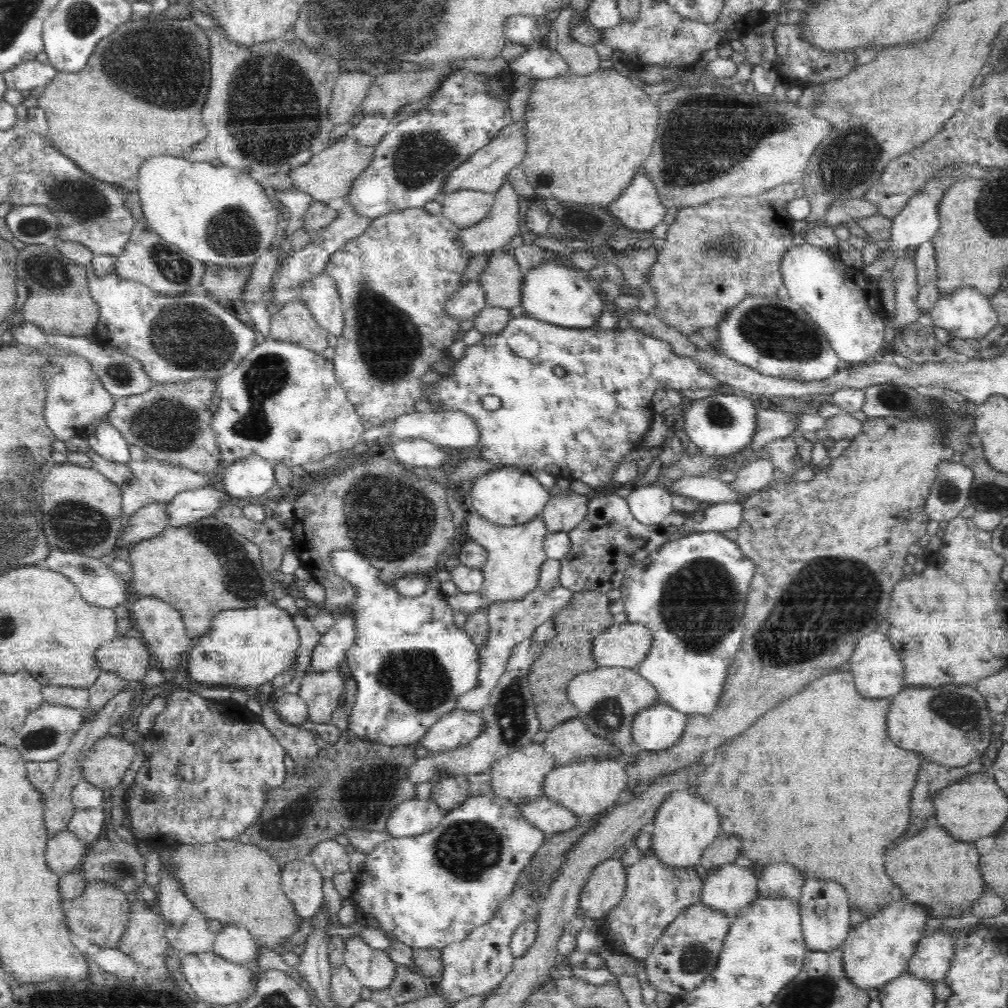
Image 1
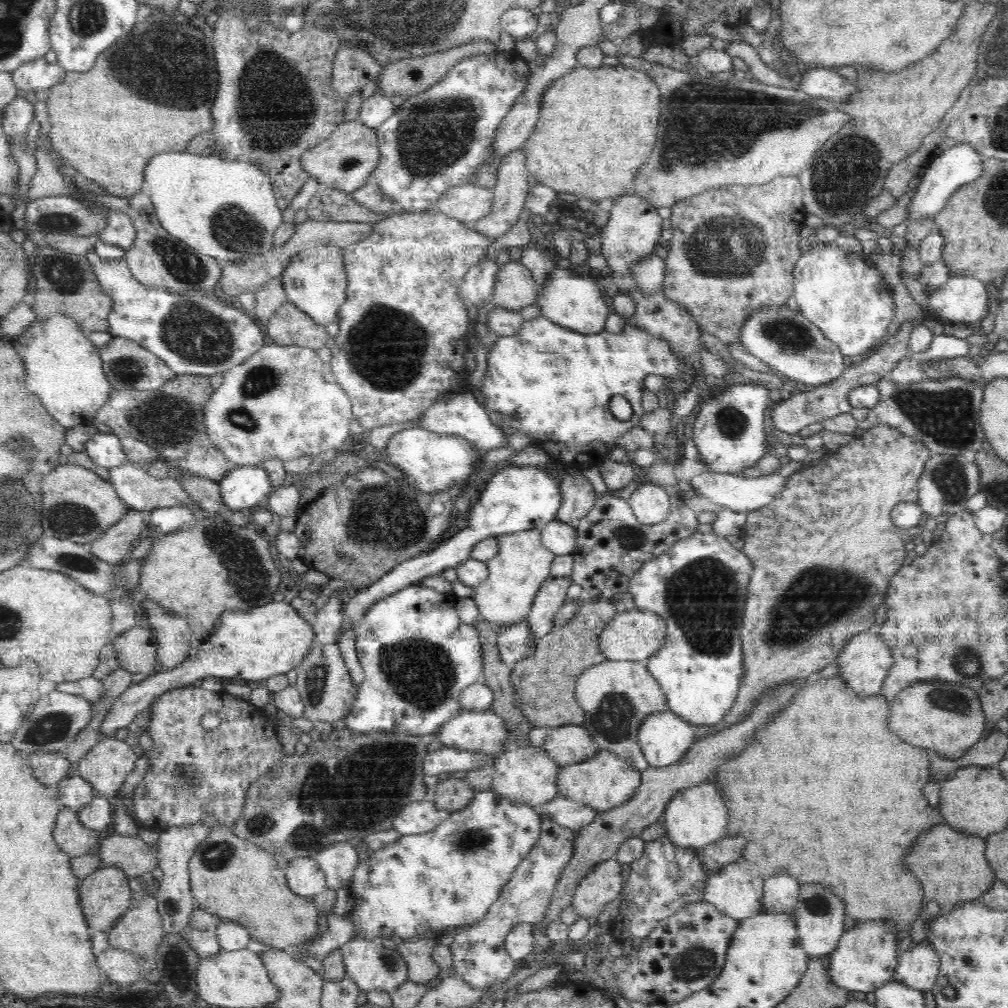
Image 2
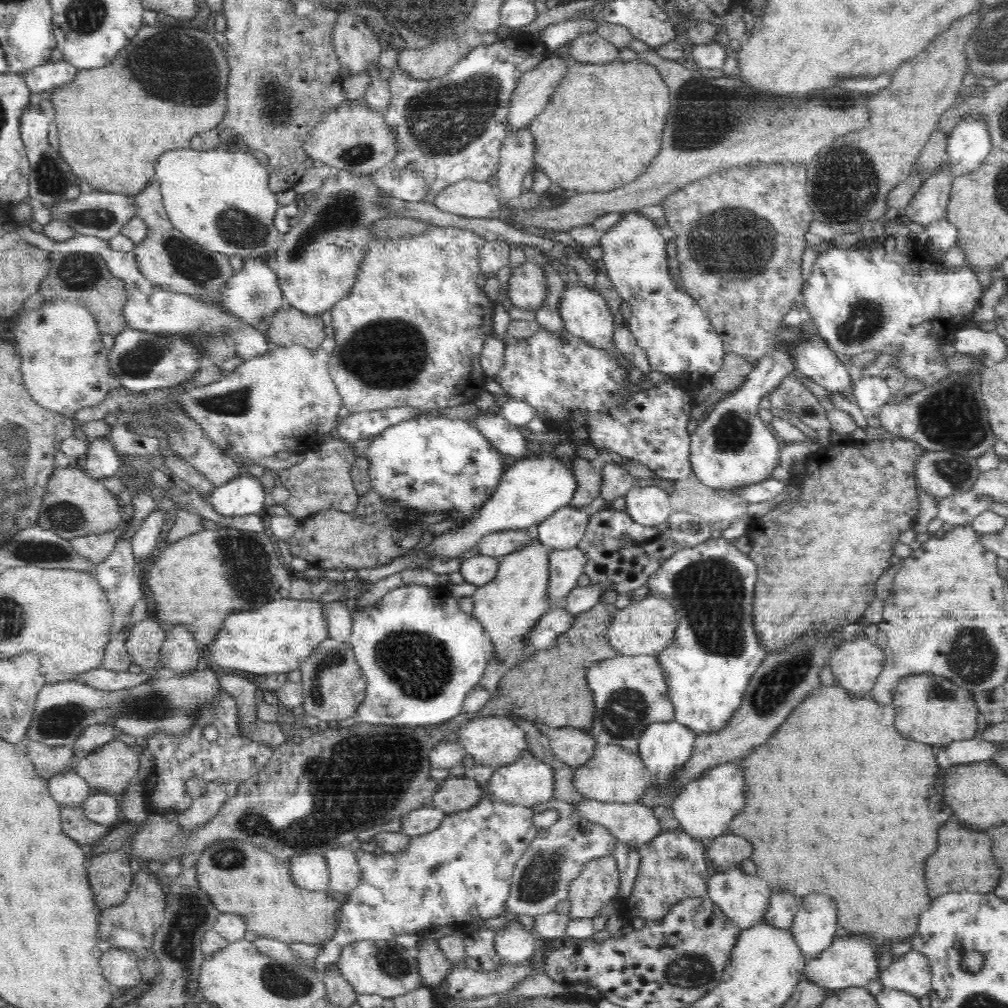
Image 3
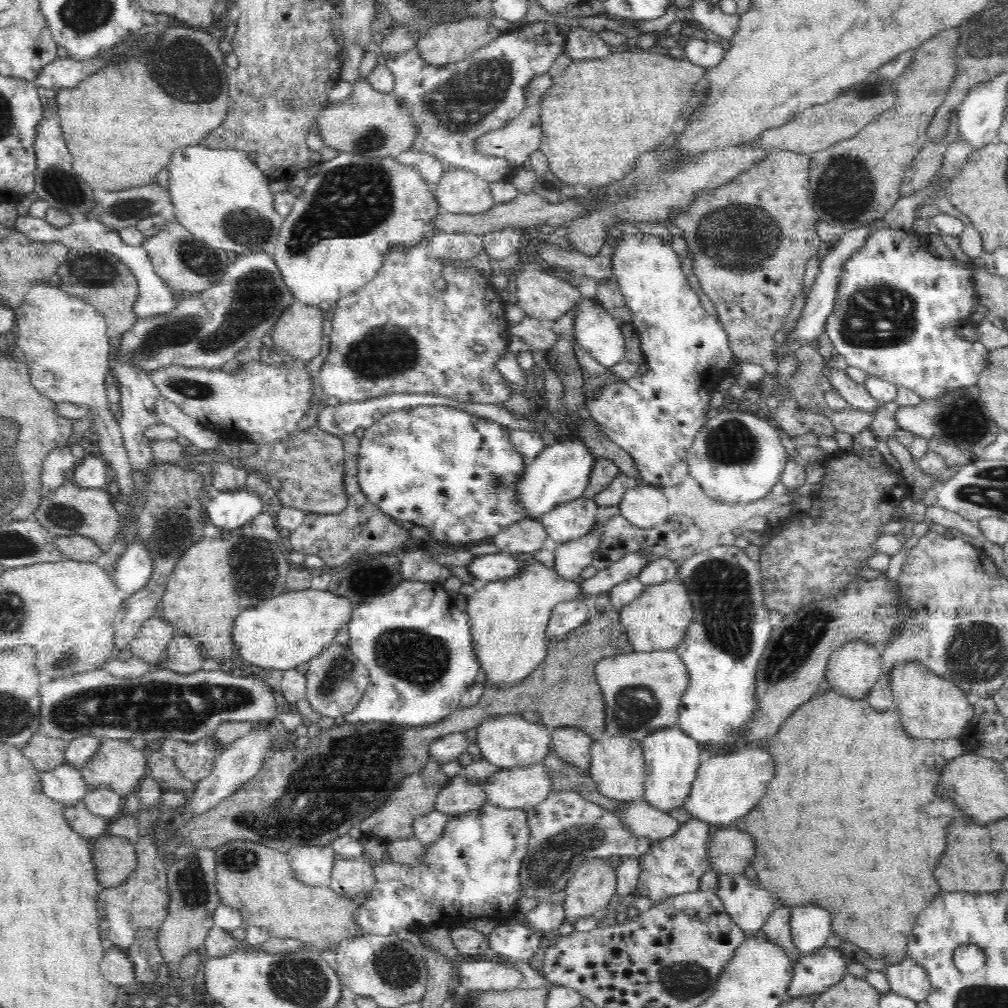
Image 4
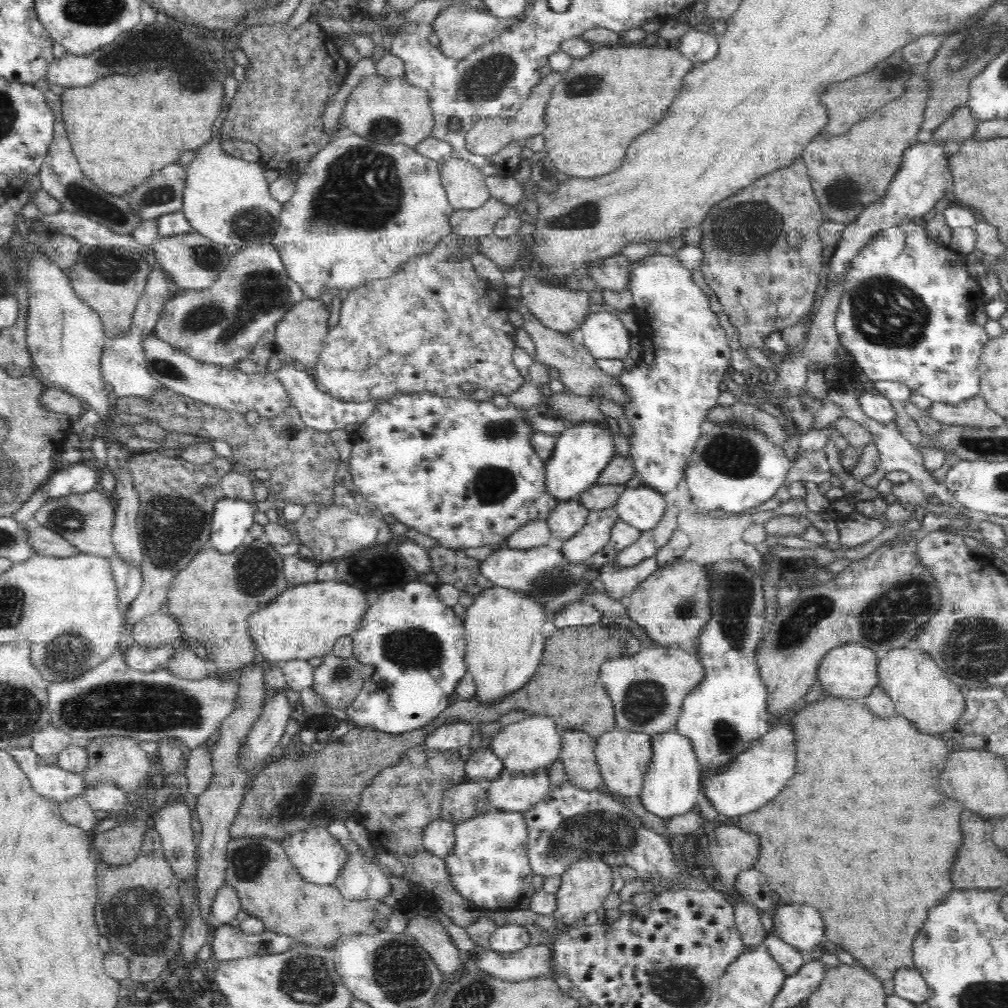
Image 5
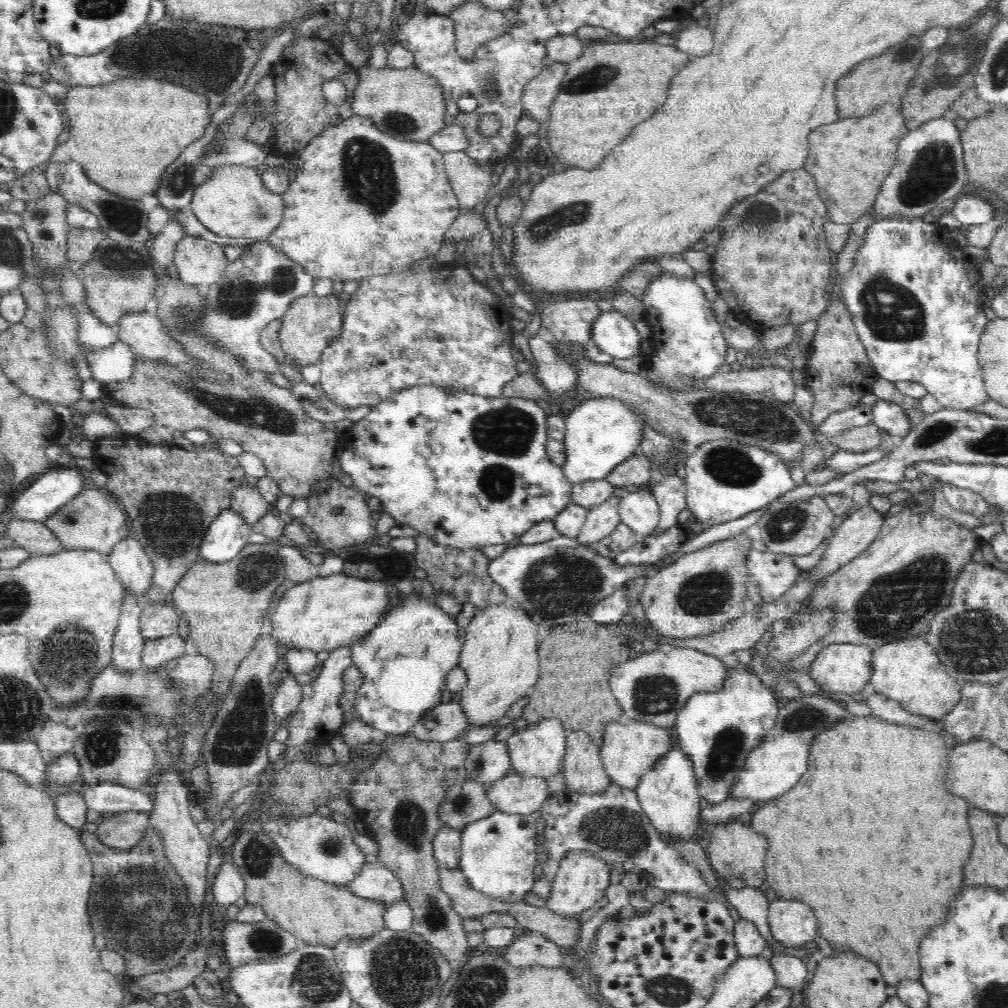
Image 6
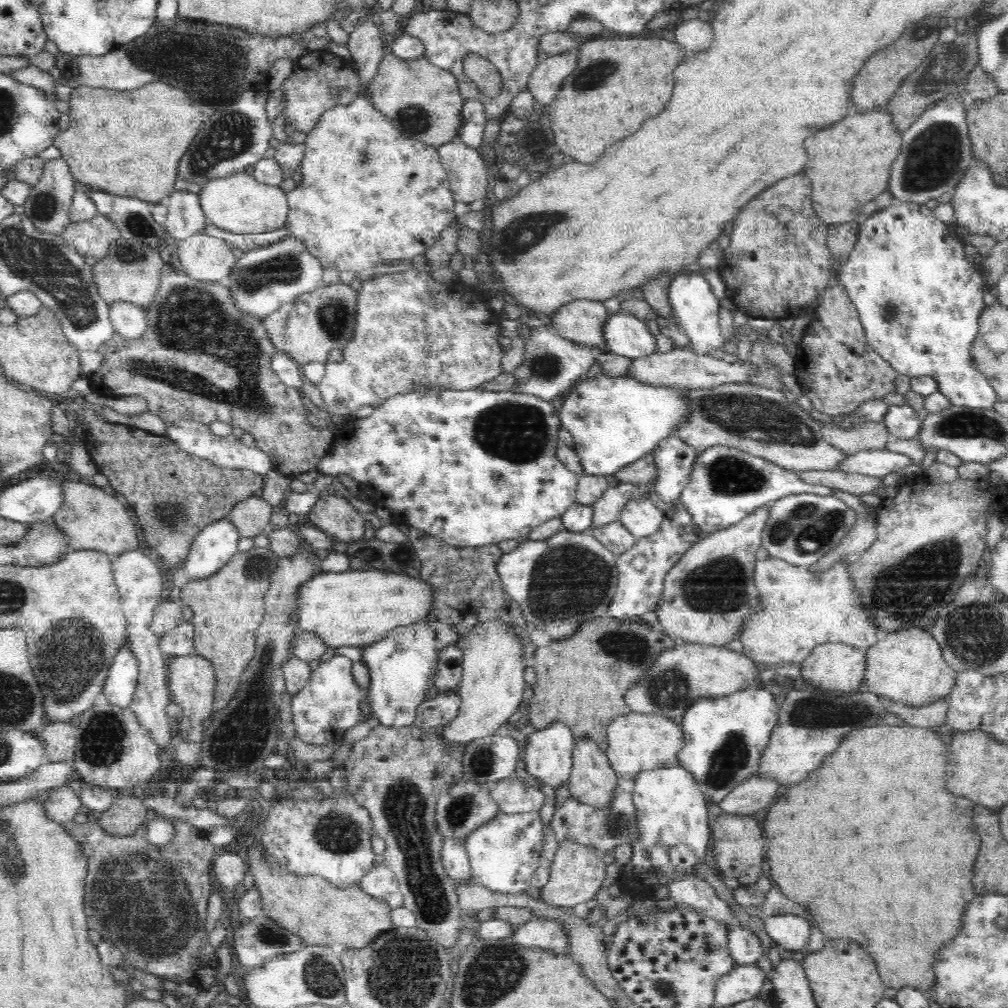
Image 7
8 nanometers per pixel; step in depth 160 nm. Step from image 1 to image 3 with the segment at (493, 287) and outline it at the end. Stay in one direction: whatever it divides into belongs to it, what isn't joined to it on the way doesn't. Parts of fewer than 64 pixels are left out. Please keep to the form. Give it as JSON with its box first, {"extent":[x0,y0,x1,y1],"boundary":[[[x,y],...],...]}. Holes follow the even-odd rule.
{"extent":[506,261,547,312],"boundary":[[[529,261],[512,268],[506,289],[507,305],[538,312],[546,300],[547,282],[543,269]]]}

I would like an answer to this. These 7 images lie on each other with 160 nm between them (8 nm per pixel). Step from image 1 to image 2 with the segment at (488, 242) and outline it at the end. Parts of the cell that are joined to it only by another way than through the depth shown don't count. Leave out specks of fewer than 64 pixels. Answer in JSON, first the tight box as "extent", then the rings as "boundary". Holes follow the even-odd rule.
{"extent":[470,148,530,242],"boundary":[[[522,148],[514,150],[514,152],[508,152],[502,158],[502,163],[498,170],[498,179],[496,185],[492,188],[494,196],[492,211],[470,225],[471,230],[484,235],[486,239],[493,240],[494,242],[518,222],[530,192],[530,187],[528,186],[528,176],[530,173],[526,169],[526,155],[523,153]]]}

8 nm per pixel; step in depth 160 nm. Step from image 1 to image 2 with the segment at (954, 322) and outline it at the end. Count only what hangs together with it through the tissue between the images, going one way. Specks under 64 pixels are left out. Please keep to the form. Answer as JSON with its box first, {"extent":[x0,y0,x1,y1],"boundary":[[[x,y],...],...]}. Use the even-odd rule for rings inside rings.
{"extent":[929,274,991,323],"boundary":[[[962,274],[950,277],[929,297],[930,318],[934,317],[937,323],[943,320],[976,322],[989,314],[988,302],[991,298],[986,293],[986,285],[974,276]]]}

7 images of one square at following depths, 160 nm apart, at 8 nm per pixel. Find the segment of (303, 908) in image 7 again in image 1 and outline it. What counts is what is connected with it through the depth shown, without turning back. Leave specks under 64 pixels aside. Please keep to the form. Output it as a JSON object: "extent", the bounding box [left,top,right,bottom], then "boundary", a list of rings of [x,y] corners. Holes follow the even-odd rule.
{"extent":[159,839,302,946],"boundary":[[[237,839],[217,840],[210,844],[183,844],[174,849],[160,848],[159,859],[161,864],[171,866],[171,874],[179,880],[183,893],[207,919],[218,920],[223,925],[244,926],[260,946],[287,944],[288,938],[300,928],[302,918],[295,913],[292,901],[282,888],[282,866],[261,848],[244,844]]]}

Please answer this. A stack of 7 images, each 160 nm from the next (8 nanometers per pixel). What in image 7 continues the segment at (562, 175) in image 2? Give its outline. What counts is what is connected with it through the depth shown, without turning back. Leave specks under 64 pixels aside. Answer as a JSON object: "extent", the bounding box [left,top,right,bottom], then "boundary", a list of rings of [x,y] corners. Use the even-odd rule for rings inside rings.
{"extent":[548,34,684,164],"boundary":[[[621,34],[620,38],[590,37],[578,53],[577,67],[548,105],[548,118],[558,150],[578,162],[594,164],[606,146],[632,136],[646,118],[666,108],[674,88],[672,72],[684,52],[676,41]]]}

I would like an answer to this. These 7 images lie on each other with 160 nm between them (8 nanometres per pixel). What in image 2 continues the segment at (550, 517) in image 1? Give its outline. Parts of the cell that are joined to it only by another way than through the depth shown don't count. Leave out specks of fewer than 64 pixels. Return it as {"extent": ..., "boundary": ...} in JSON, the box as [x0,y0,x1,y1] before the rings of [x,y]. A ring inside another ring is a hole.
{"extent":[554,474,598,524],"boundary":[[[565,474],[563,479],[558,480],[558,483],[561,501],[554,519],[573,524],[592,510],[598,495],[586,477],[572,477],[572,475]]]}

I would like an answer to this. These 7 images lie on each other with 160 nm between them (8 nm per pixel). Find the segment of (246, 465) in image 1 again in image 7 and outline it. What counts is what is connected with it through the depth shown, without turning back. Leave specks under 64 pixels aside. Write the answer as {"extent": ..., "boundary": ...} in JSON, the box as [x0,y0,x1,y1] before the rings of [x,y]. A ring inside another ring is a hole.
{"extent":[181,518,241,578],"boundary":[[[229,518],[204,527],[194,538],[186,562],[181,565],[188,578],[208,578],[218,572],[238,552],[241,536]]]}

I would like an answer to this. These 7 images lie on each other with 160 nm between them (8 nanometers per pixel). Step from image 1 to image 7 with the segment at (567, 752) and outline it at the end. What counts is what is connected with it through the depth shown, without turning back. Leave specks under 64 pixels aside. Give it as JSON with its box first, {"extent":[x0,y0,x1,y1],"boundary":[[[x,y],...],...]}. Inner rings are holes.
{"extent":[566,739,621,808],"boundary":[[[590,739],[576,740],[572,753],[571,773],[566,784],[572,798],[576,798],[582,804],[604,808],[614,800],[615,790],[620,781],[621,778],[609,763],[608,755],[598,747],[597,743]]]}

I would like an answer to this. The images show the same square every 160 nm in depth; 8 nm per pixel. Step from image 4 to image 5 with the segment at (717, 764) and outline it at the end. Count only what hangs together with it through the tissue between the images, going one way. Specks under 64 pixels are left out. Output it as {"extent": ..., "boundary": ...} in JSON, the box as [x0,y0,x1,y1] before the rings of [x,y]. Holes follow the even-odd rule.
{"extent":[701,712,796,821],"boundary":[[[795,712],[775,722],[762,738],[753,740],[730,764],[701,782],[701,787],[704,787],[702,795],[716,809],[721,821],[729,821],[731,817],[758,810],[760,806],[768,804],[796,774],[796,764],[792,760],[795,738],[790,730],[790,719]]]}

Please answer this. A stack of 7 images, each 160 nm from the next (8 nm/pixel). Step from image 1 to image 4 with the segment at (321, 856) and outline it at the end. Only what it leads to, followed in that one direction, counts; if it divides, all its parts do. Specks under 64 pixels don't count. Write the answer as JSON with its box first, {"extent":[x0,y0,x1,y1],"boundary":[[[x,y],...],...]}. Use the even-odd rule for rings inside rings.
{"extent":[329,855,375,898],"boundary":[[[336,855],[329,886],[338,895],[352,898],[362,892],[368,893],[375,885],[371,861],[369,859],[348,859]]]}

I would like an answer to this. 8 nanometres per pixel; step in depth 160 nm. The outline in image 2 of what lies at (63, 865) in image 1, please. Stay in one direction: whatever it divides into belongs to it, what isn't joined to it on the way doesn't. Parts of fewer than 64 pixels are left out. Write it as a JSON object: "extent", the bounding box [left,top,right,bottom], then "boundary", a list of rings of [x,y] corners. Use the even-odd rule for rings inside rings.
{"extent":[53,807,100,859],"boundary":[[[61,807],[53,830],[53,839],[71,859],[93,852],[100,841],[98,835],[98,830],[90,830],[79,821],[76,811]]]}

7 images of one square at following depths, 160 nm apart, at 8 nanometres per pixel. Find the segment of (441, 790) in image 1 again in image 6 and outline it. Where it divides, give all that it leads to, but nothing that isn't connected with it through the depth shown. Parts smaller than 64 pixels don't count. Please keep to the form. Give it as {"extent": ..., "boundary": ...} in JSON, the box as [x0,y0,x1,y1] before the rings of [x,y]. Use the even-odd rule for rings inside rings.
{"extent":[439,781,497,830],"boundary":[[[467,781],[453,785],[440,803],[439,819],[443,825],[462,830],[467,824],[490,816],[497,810],[487,796],[487,785]]]}

